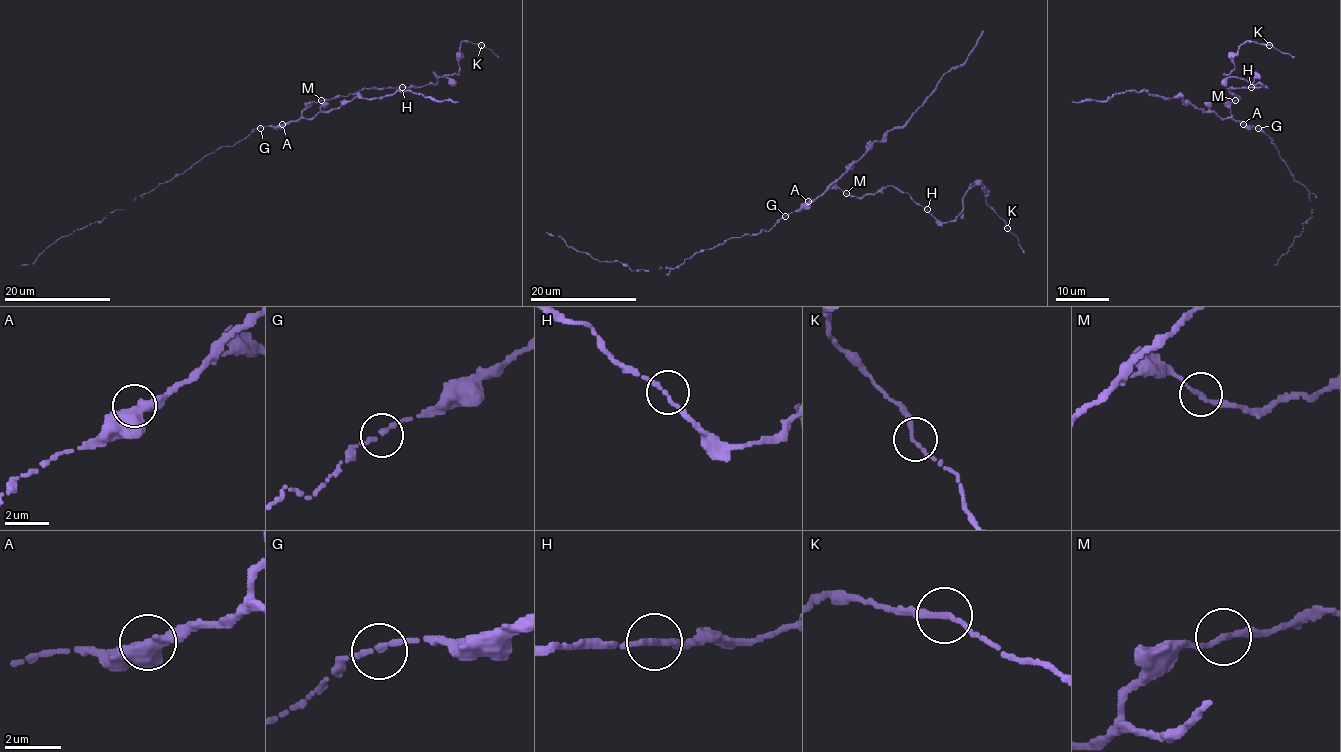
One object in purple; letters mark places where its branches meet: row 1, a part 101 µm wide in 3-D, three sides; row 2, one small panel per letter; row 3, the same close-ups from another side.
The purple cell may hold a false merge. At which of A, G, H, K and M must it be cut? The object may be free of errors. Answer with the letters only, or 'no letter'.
no letter

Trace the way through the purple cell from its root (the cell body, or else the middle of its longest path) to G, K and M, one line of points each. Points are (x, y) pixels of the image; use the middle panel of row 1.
G: (810, 203), (785, 216)
K: (810, 203), (829, 188), (862, 197), (894, 185), (947, 223), (980, 183), (1007, 228)
M: (810, 203), (829, 188), (838, 188), (846, 193)

